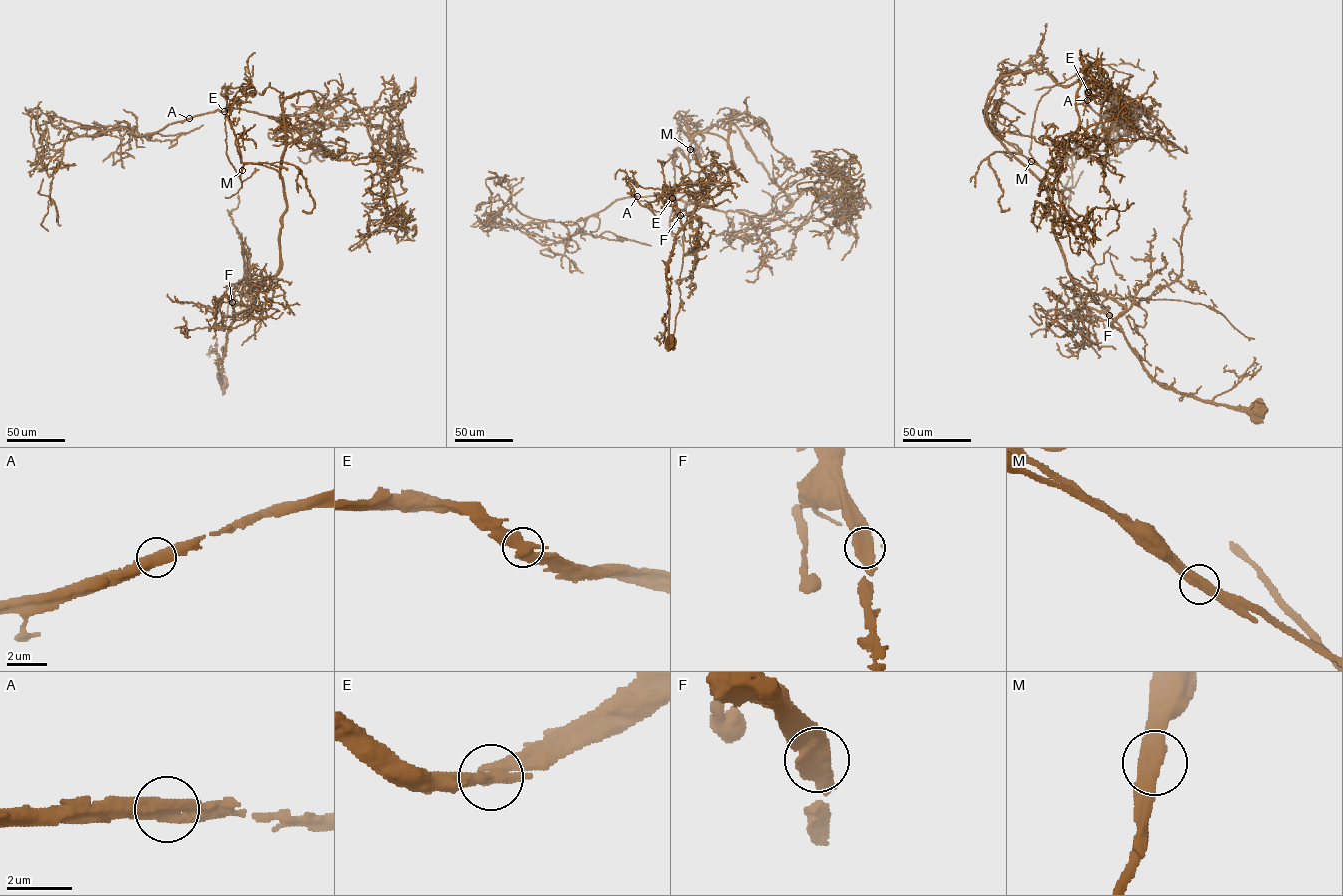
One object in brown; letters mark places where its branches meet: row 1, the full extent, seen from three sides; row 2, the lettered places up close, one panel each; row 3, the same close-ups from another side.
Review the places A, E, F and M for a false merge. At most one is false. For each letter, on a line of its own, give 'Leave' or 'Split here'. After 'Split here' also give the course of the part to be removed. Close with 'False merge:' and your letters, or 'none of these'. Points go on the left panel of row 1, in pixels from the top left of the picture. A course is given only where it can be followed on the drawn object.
A: Leave
E: Leave
F: Leave
M: Split here. Course of the part to remove: (242, 170), (245, 164), (251, 163), (284, 162), (296, 166), (301, 170), (314, 203), (310, 212), (302, 210)
False merge: M

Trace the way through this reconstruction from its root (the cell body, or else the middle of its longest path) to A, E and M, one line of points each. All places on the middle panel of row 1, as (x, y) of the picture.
A: (671, 341), (676, 210), (724, 187), (732, 109), (792, 200), (762, 221), (637, 196)
E: (671, 341), (676, 210), (724, 187), (732, 109), (792, 204), (762, 221), (672, 198)
M: (671, 341), (676, 210), (715, 196), (734, 168), (717, 135), (698, 133), (690, 149)

